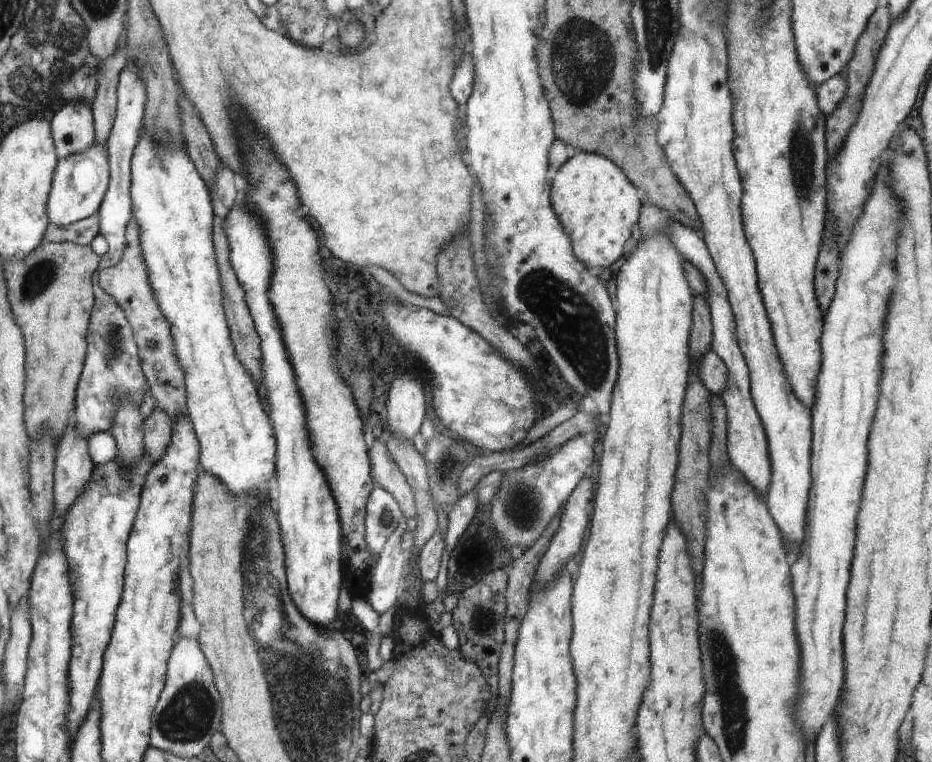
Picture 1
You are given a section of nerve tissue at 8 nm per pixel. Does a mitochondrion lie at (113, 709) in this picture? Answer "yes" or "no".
no

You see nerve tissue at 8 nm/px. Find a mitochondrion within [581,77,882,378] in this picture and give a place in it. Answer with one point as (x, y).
(801, 152)

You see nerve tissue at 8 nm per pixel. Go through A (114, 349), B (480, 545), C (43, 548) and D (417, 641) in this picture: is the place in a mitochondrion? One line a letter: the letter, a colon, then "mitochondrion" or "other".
A: mitochondrion
B: mitochondrion
C: other
D: mitochondrion

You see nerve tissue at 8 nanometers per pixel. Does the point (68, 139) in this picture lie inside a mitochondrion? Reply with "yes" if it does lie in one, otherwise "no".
no

